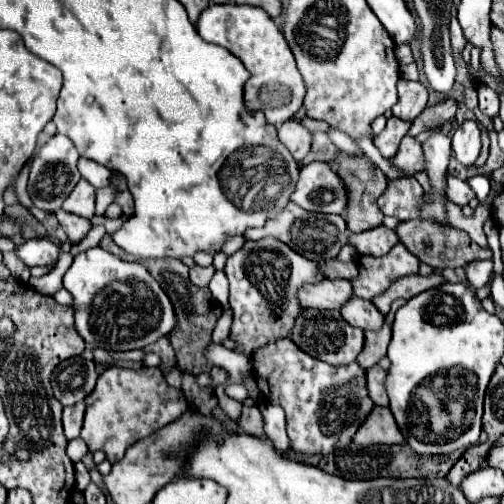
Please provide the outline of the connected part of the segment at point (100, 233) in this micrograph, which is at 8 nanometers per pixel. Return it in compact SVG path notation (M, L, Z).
M102 225L92 227L86 237L79 244L71 248L71 254L75 256L87 249L98 246L105 234L106 230Z

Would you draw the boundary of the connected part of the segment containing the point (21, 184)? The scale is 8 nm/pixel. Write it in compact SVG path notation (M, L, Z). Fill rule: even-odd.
M29 165L23 167L23 171L21 171L19 177L15 179L13 187L15 187L15 195L17 195L19 203L25 205L25 207L33 207L33 203L29 201L29 195L27 195L27 177L29 177Z

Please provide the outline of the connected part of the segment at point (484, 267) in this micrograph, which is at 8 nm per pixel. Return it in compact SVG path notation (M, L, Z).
M473 261L465 267L465 271L467 271L469 283L475 289L485 287L489 283L489 277L491 277L491 271L493 271L493 261Z

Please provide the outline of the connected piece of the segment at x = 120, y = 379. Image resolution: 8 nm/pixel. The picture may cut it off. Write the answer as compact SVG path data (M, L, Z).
M109 367L99 375L95 389L87 395L87 411L85 423L81 429L81 437L87 443L89 451L101 449L107 455L107 461L117 461L125 455L125 451L143 437L155 435L165 425L177 421L181 413L187 411L185 395L167 385L161 369L143 367L143 375L135 369Z

